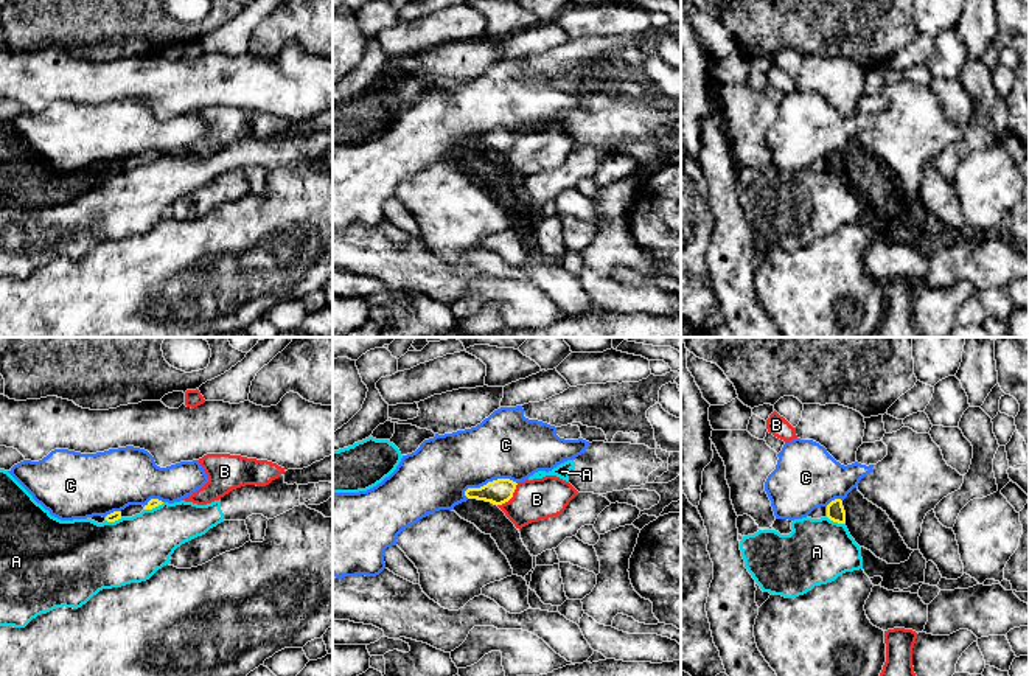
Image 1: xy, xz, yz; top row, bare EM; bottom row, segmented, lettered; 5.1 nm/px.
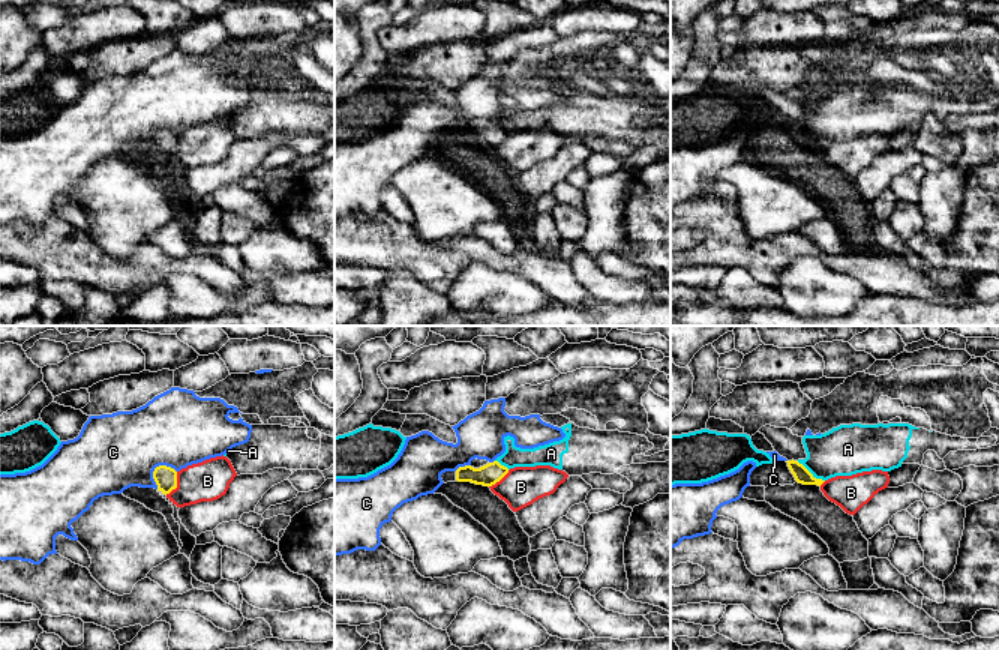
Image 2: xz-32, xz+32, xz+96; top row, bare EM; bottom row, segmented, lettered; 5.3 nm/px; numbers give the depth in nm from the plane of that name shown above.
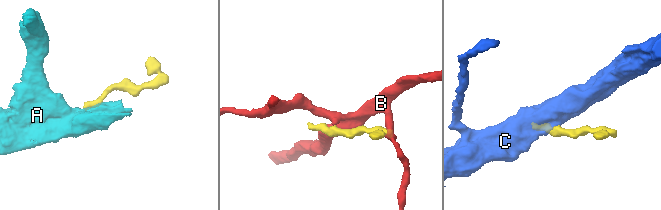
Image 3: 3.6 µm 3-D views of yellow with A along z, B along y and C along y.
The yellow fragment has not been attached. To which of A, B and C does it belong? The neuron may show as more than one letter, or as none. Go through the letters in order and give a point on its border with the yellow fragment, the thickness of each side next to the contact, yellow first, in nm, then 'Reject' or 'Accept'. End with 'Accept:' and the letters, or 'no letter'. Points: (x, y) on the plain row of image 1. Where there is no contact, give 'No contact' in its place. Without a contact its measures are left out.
A: Touches yellow at yz (837, 173). Thickness 100 nm (yellow) against 340 nm. Reject
B: Touches yellow at xz (510, 149). Thickness 130 nm (yellow) against 220 nm. Reject
C: Touches yellow at xz (488, 134). Thickness 130 nm (yellow) against 340 nm. Reject
Accept: no letter

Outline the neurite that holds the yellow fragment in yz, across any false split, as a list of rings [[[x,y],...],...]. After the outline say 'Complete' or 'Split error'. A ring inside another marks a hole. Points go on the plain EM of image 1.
[[[841,151],[832,152],[827,159],[814,160],[807,169],[828,169],[833,174],[846,176],[846,163]]]. Split error

